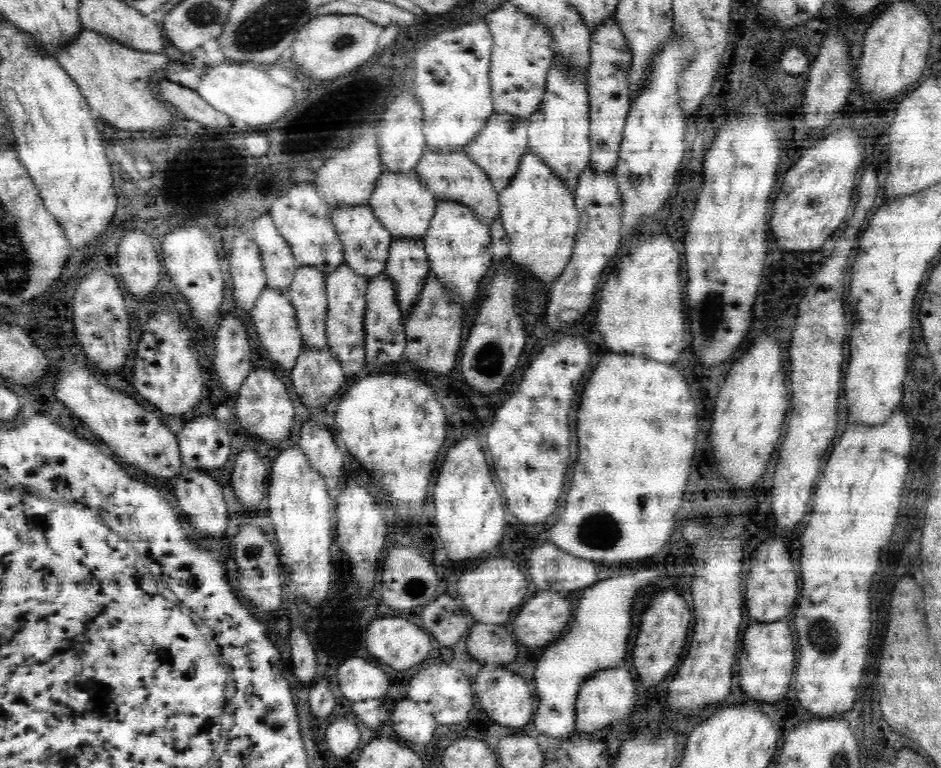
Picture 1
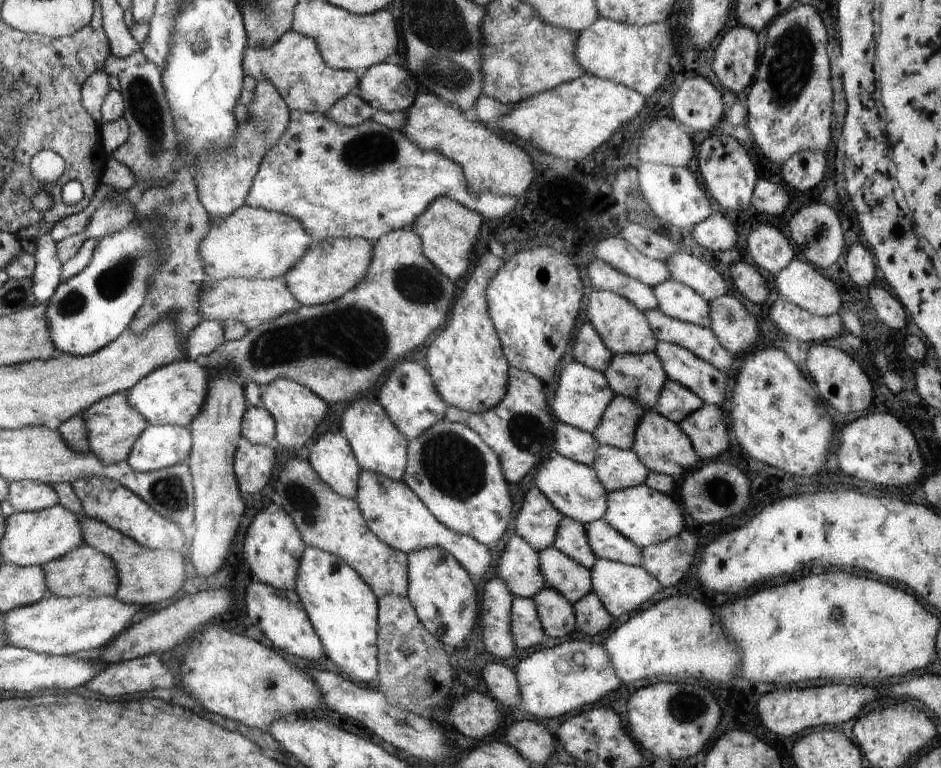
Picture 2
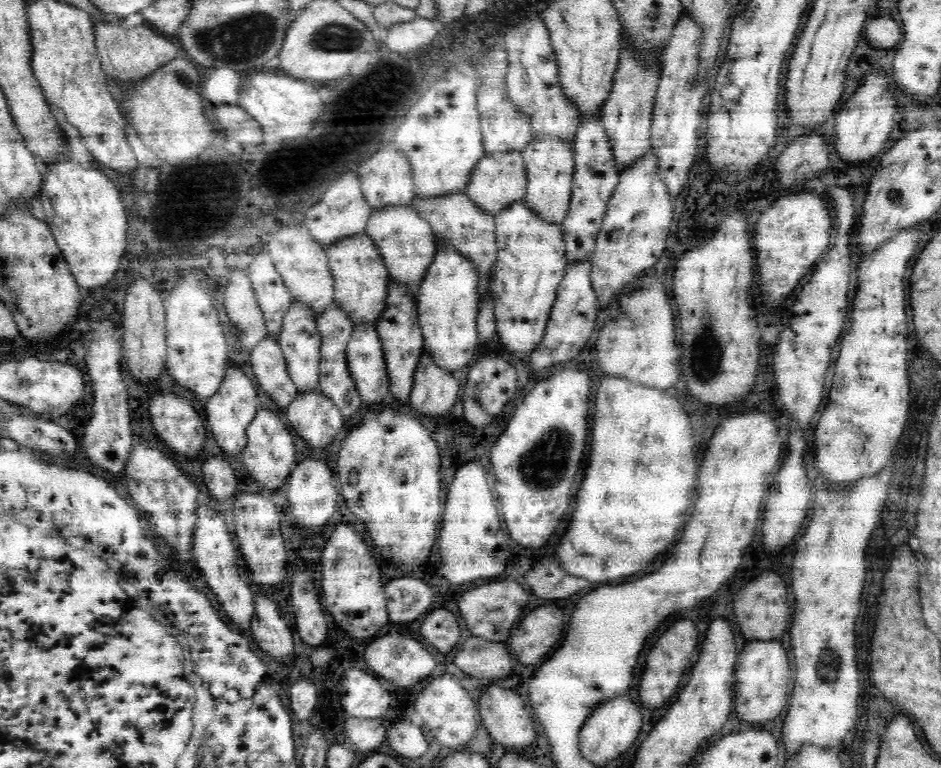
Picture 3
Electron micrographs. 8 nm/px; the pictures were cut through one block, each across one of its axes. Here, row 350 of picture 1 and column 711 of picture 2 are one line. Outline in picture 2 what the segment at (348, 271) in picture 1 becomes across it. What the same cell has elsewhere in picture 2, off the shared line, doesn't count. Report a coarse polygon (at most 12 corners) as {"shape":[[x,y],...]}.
{"shape":[[645,317],[658,341],[677,344],[724,372],[733,354],[708,327]]}

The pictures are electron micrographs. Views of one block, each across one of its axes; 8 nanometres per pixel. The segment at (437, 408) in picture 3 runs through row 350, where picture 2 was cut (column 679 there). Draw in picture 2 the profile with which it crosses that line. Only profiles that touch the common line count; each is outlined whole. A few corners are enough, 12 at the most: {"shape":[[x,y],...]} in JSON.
{"shape":[[706,403],[679,422],[699,460],[728,448],[724,412]]}

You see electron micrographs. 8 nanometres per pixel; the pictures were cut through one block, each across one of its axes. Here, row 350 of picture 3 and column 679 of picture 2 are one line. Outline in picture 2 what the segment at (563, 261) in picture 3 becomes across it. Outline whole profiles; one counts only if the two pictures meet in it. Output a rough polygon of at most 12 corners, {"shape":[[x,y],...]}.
{"shape":[[646,484],[607,494],[604,519],[639,549],[684,529],[673,497]]}

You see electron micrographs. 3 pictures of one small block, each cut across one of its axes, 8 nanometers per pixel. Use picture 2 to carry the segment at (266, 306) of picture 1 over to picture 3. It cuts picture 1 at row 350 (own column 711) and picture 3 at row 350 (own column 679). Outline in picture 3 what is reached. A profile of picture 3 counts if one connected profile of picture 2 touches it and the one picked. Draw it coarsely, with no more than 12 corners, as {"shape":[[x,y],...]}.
{"shape":[[267,337],[243,358],[255,382],[286,408],[298,389],[278,340]]}

